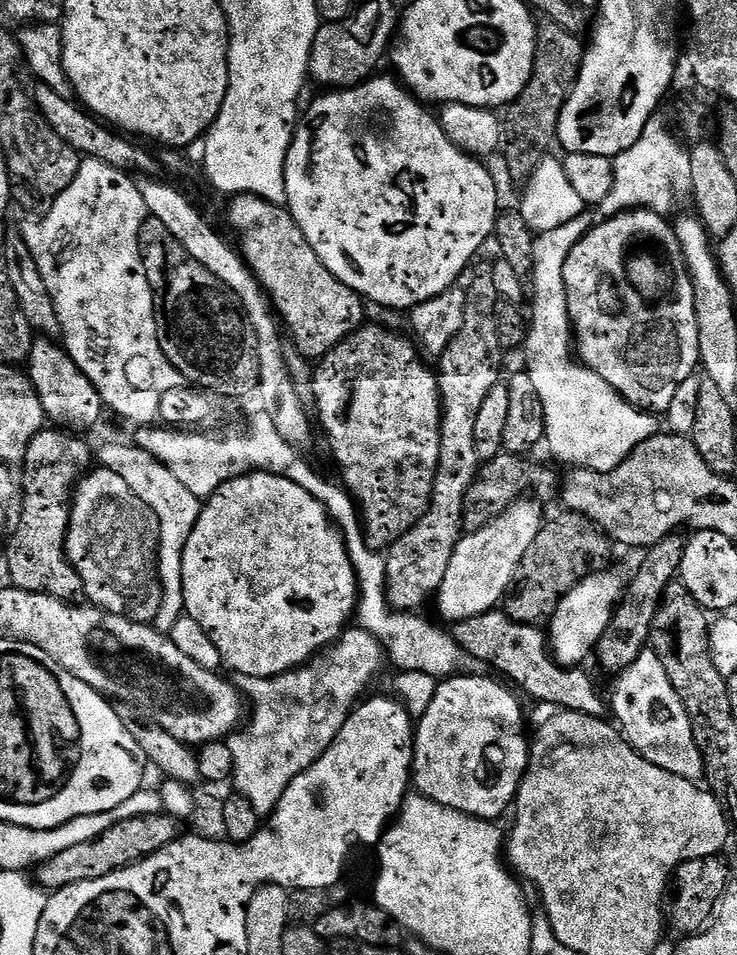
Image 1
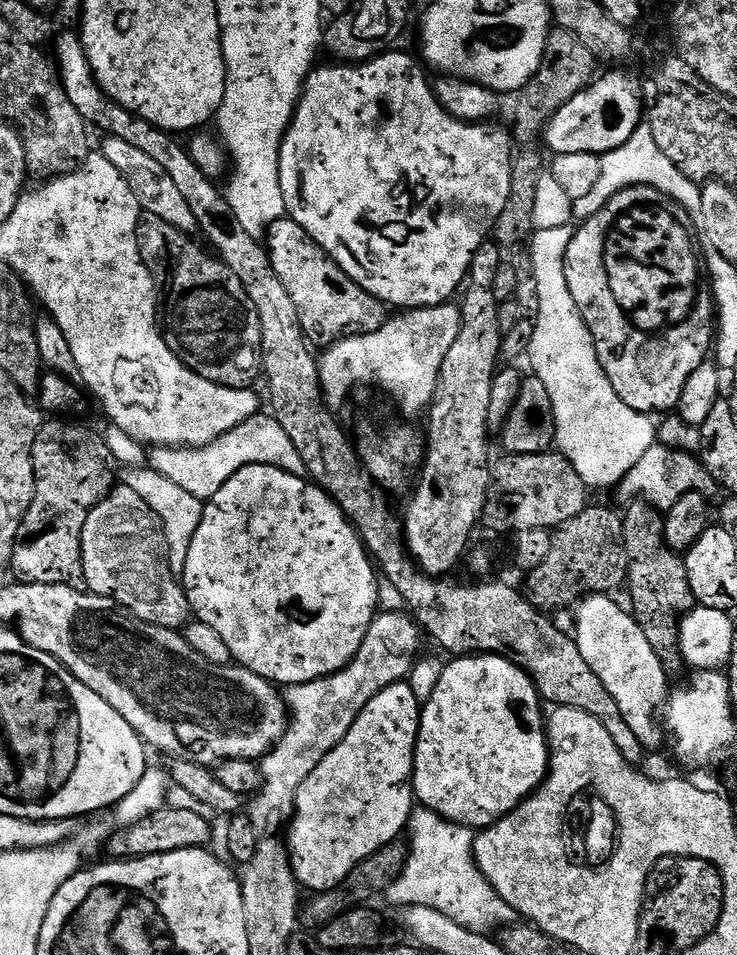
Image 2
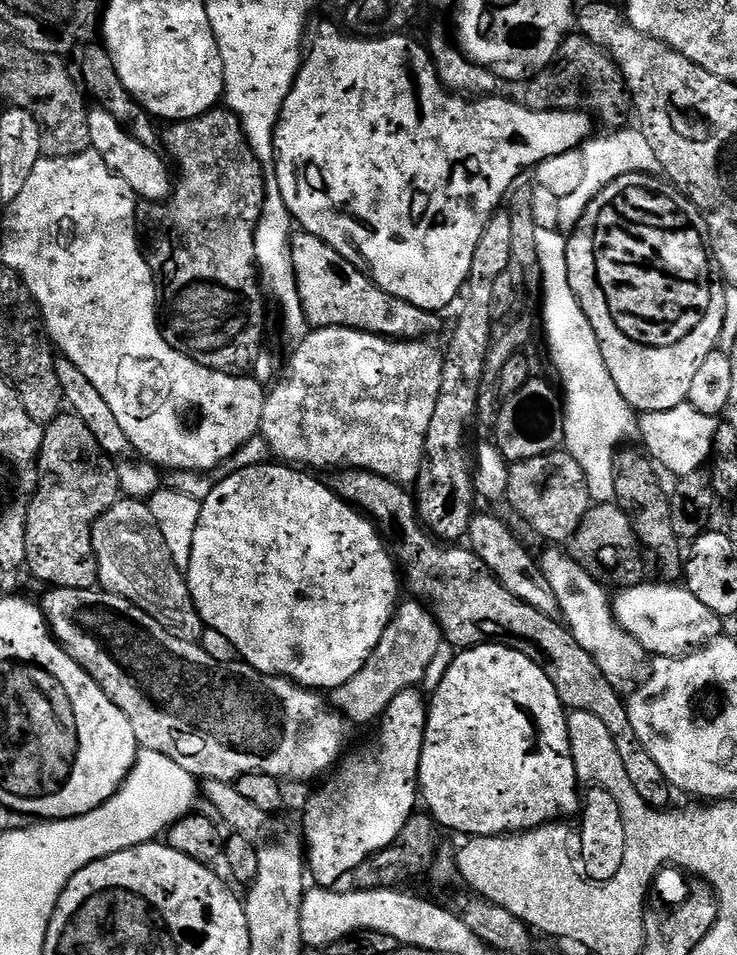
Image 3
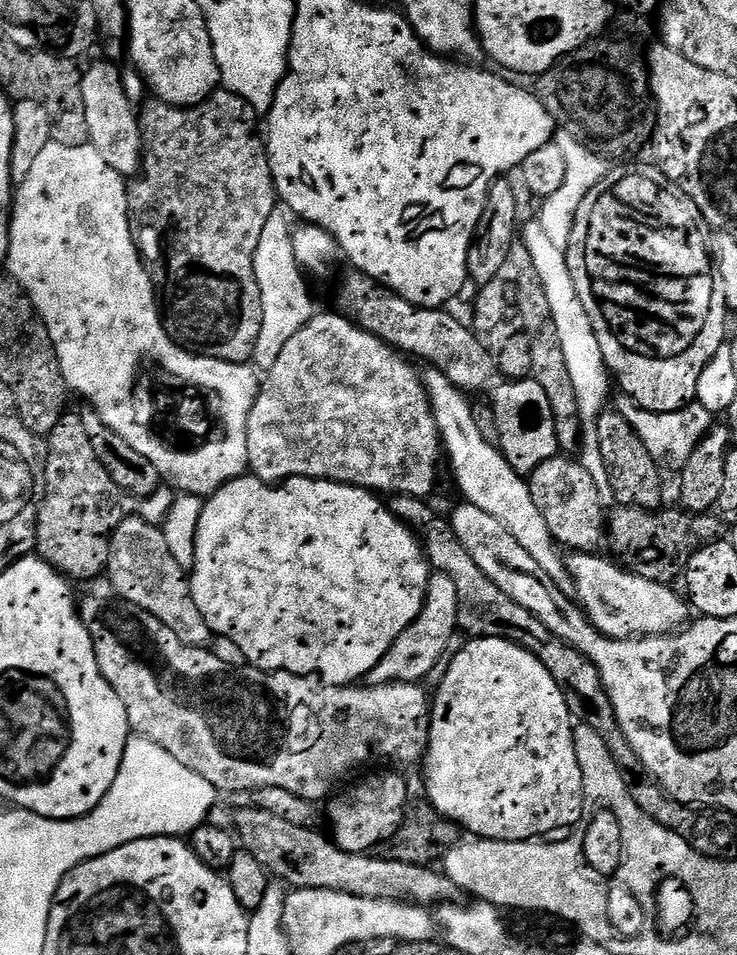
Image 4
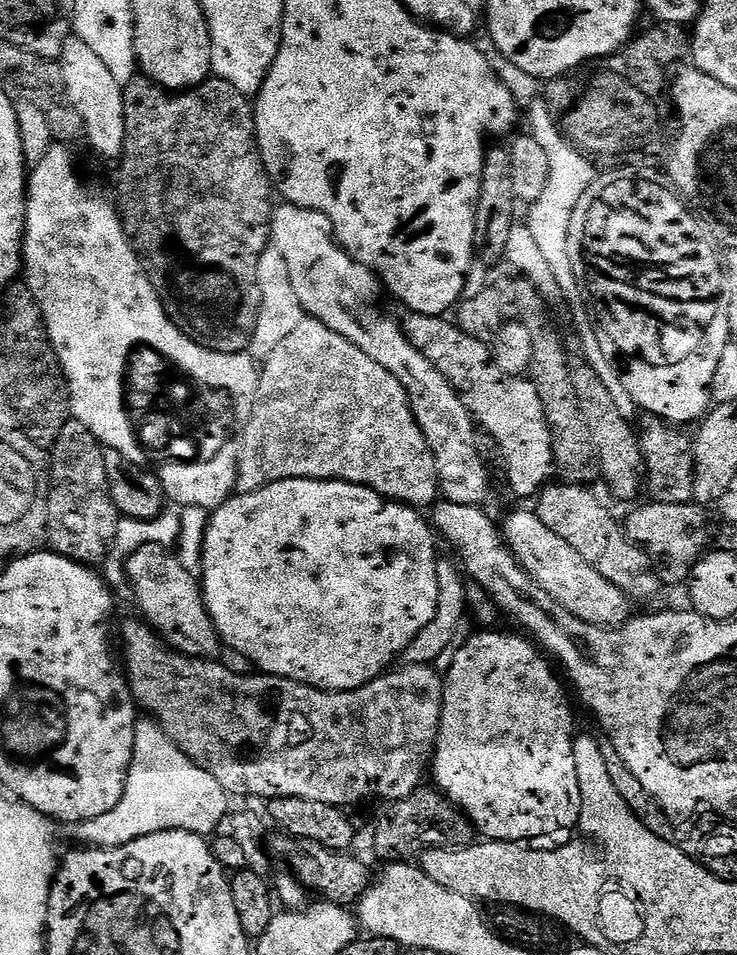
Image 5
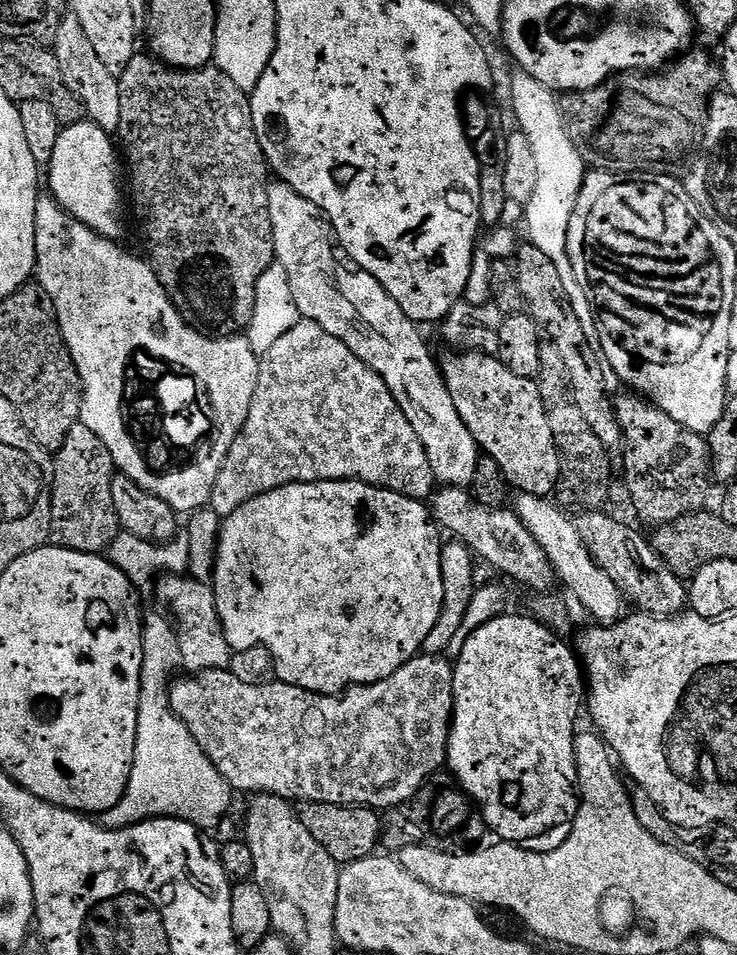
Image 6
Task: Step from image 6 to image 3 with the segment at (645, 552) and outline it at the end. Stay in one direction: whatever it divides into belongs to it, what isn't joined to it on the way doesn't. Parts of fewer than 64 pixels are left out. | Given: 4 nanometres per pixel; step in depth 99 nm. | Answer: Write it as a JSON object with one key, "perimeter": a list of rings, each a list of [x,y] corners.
{"perimeter":[[[567,450],[547,452],[538,458],[515,461],[508,469],[509,504],[542,539],[556,546],[564,546],[578,530],[582,518],[588,513],[590,497],[588,479],[582,466]]]}

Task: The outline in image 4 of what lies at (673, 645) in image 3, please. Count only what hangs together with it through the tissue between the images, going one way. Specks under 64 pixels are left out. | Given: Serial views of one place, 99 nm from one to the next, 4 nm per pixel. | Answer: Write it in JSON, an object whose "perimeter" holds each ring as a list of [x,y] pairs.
{"perimeter":[[[578,552],[569,555],[566,560],[575,599],[589,622],[603,636],[610,640],[667,636],[673,630],[679,630],[689,623],[689,605],[681,593],[680,597],[675,592],[675,587],[655,584],[653,580],[637,576],[619,563],[608,560],[603,560],[600,554],[591,552]]]}

